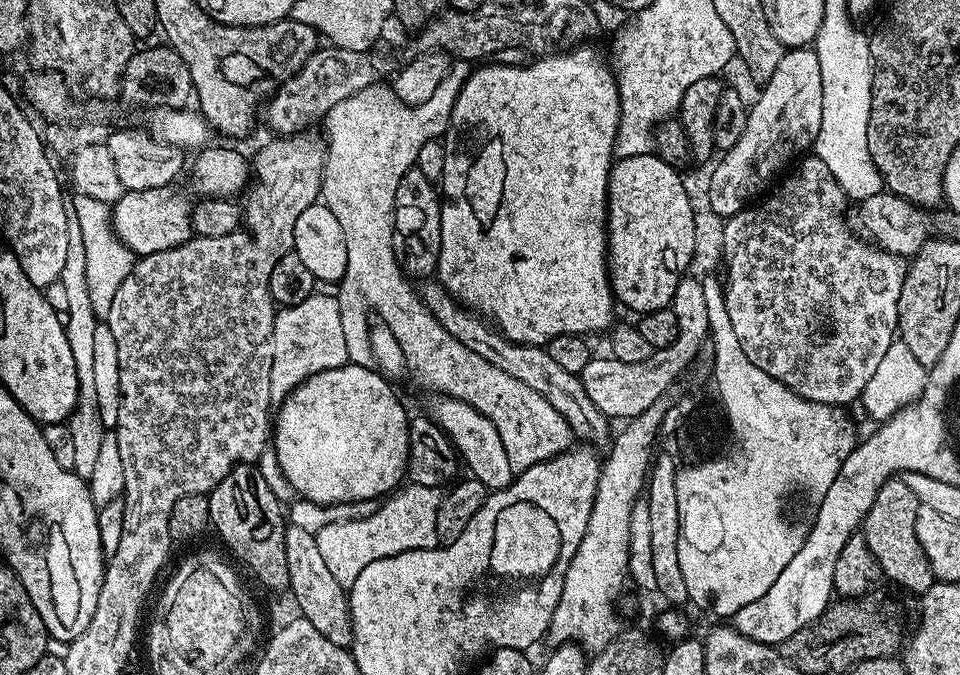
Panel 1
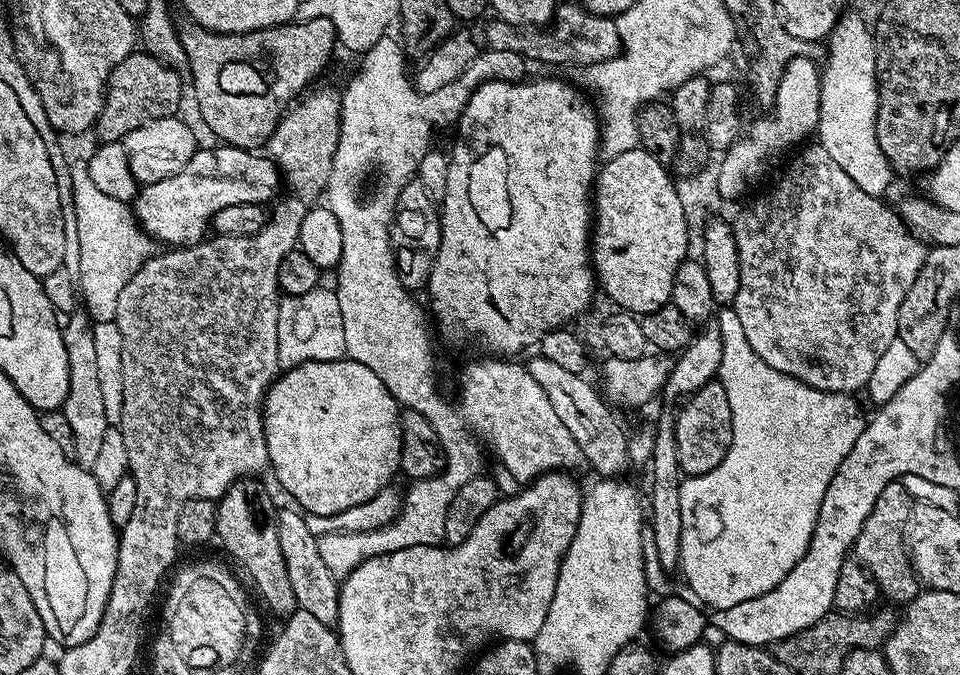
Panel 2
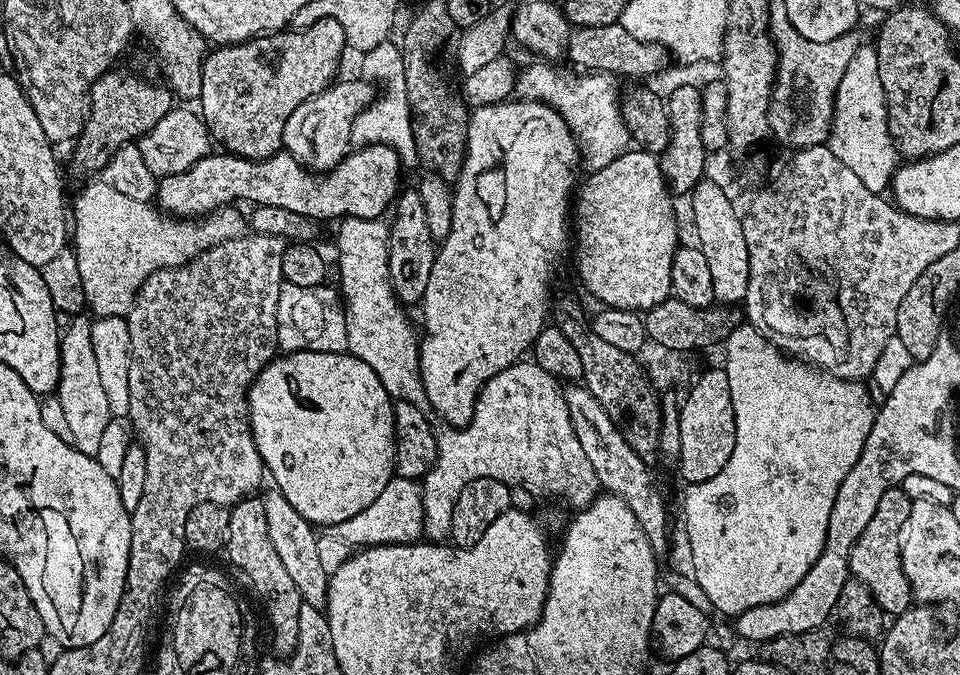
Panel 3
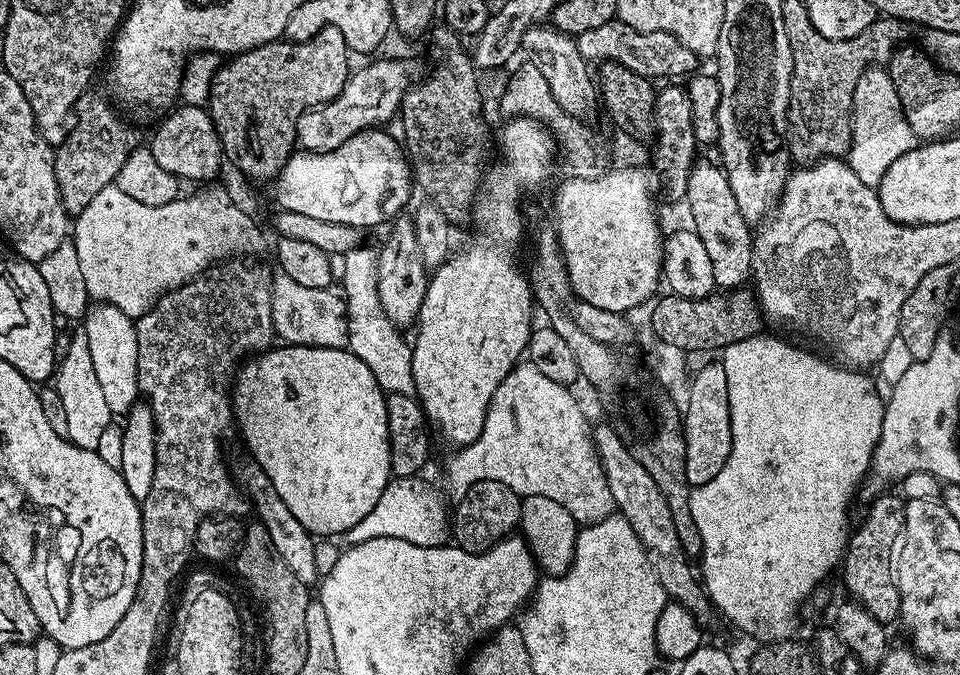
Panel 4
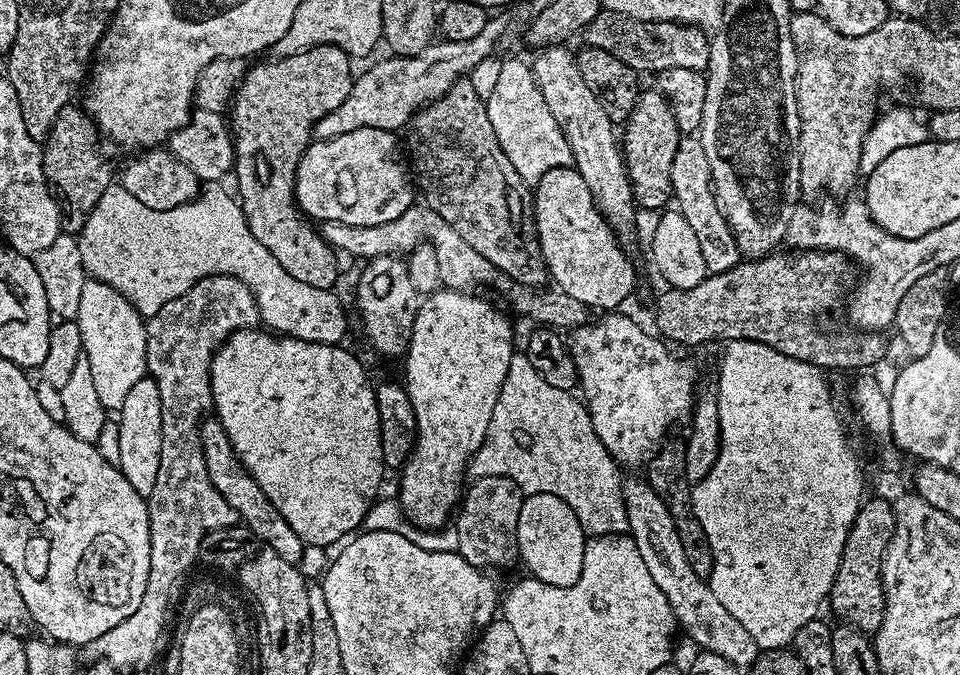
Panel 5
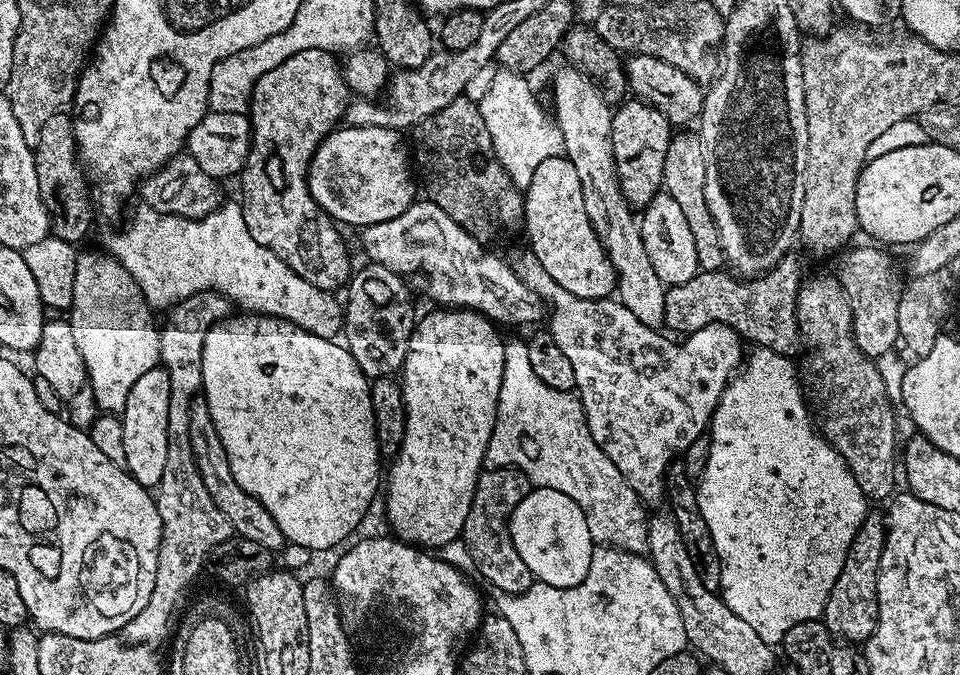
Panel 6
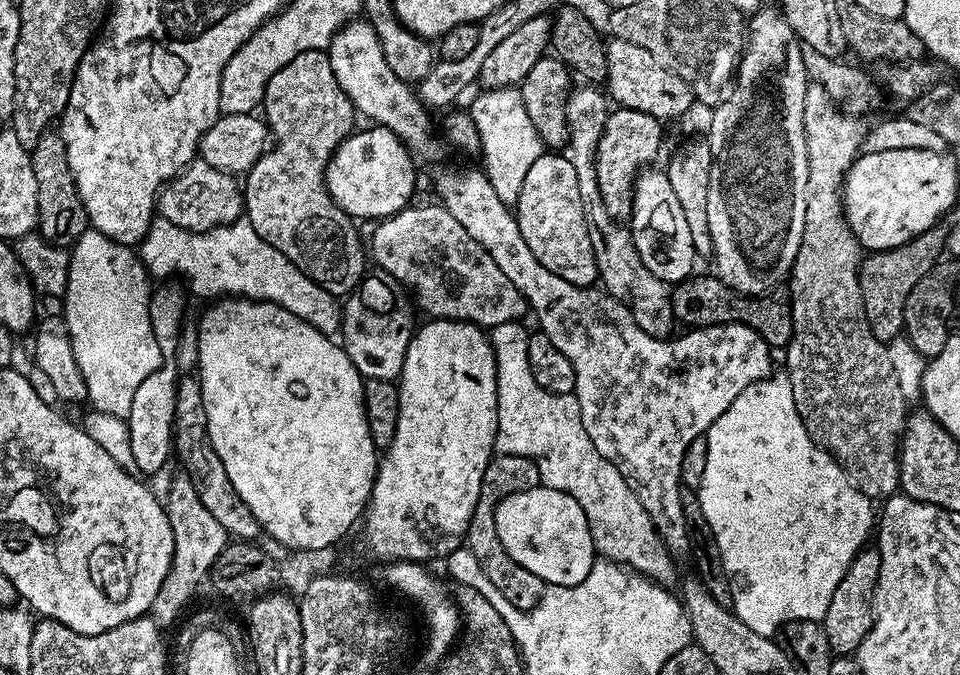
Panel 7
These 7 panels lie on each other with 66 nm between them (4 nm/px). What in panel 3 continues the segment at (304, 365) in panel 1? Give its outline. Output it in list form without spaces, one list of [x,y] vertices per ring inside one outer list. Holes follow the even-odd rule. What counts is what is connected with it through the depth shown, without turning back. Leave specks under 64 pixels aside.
[[[281,286],[278,294],[278,342],[281,353],[348,351],[344,301],[335,287],[328,287]]]

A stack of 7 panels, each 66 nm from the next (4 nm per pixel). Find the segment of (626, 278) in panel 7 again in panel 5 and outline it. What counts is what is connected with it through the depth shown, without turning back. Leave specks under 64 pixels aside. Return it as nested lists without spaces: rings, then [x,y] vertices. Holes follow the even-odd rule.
[[[564,46],[541,48],[533,55],[536,57],[530,60],[530,67],[536,77],[536,85],[540,88],[542,98],[546,98],[546,106],[550,106],[550,114],[554,114],[554,118],[560,123],[564,140],[570,142],[576,172],[582,174],[586,186],[590,186],[590,194],[598,210],[621,237],[628,236],[636,228],[638,205],[632,199],[632,184],[628,181],[628,166],[624,163],[624,153],[618,143],[618,132],[603,110],[601,100],[596,97],[594,91],[590,90],[590,86],[586,86],[585,79],[582,78],[576,65],[576,57],[572,52],[568,53],[568,50]]]

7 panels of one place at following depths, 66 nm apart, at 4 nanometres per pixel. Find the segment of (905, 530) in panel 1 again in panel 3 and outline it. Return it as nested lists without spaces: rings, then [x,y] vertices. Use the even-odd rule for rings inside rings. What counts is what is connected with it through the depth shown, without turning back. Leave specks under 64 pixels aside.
[[[903,487],[886,490],[886,494],[878,498],[878,510],[874,510],[874,518],[870,518],[866,530],[858,534],[858,542],[854,542],[854,546],[848,550],[848,570],[851,579],[862,582],[862,586],[870,590],[874,602],[878,602],[878,606],[888,618],[901,616],[914,604],[912,587],[902,570],[900,557],[900,531],[902,522],[906,522],[910,515],[912,501],[905,494]]]

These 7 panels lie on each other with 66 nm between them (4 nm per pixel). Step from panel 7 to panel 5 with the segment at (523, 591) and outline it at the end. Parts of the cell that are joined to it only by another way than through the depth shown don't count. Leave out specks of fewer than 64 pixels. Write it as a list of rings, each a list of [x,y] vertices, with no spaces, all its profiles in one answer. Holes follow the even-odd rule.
[[[478,476],[465,487],[454,525],[458,530],[457,552],[470,566],[497,570],[517,563],[518,518],[525,497],[522,489],[505,476]]]

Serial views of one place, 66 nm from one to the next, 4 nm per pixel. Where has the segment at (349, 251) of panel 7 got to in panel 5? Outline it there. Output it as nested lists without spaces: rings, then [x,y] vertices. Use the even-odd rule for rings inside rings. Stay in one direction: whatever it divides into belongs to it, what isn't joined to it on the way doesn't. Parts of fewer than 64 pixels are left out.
[[[319,44],[310,50],[302,50],[293,56],[282,56],[279,58],[269,59],[269,64],[256,64],[247,69],[240,85],[236,87],[236,91],[232,97],[230,105],[230,127],[232,129],[232,138],[236,141],[236,155],[238,157],[238,172],[240,168],[240,192],[238,191],[240,208],[244,211],[246,222],[250,226],[250,234],[254,238],[258,238],[258,242],[264,251],[269,252],[271,256],[278,262],[278,266],[282,266],[282,270],[286,270],[286,274],[290,274],[290,278],[298,278],[298,282],[306,282],[306,286],[318,286],[329,290],[335,289],[336,284],[336,259],[337,253],[327,244],[319,231],[315,227],[307,228],[306,225],[300,224],[302,221],[301,213],[298,211],[295,203],[290,202],[290,166],[295,166],[302,158],[302,154],[307,150],[308,145],[314,139],[313,125],[316,125],[324,115],[332,110],[337,110],[342,102],[346,101],[346,96],[350,94],[354,79],[354,71],[352,72],[353,61],[344,53],[342,49],[333,44]]]

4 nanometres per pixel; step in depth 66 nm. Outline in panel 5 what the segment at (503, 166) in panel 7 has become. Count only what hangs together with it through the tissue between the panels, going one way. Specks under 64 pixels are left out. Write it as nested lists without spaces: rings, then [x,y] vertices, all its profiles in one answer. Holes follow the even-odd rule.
[[[508,60],[497,70],[496,81],[486,92],[486,103],[490,126],[494,126],[506,158],[529,186],[537,184],[546,170],[573,163],[570,142],[564,140],[560,123],[550,114],[550,106],[546,106],[546,98],[542,98],[536,77],[525,61]]]

